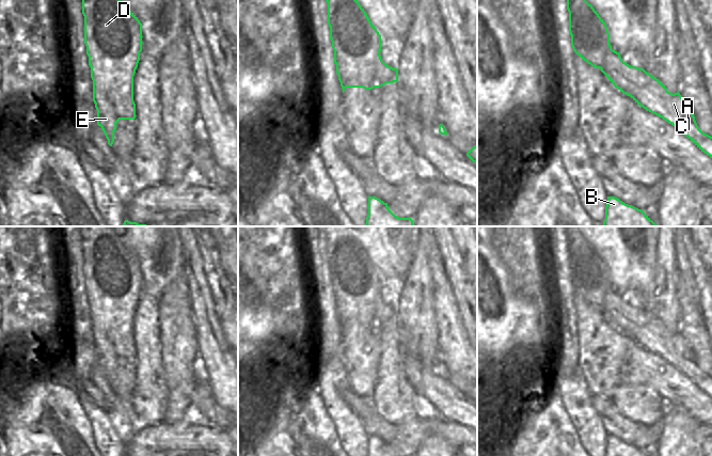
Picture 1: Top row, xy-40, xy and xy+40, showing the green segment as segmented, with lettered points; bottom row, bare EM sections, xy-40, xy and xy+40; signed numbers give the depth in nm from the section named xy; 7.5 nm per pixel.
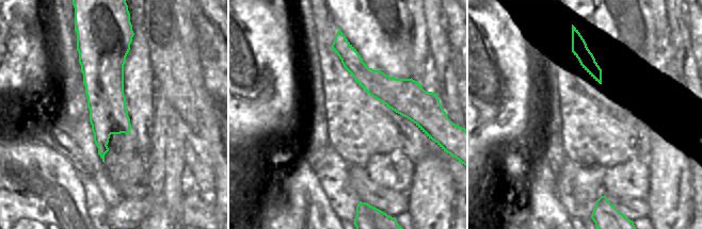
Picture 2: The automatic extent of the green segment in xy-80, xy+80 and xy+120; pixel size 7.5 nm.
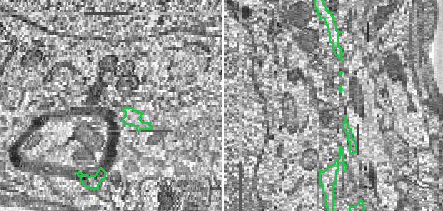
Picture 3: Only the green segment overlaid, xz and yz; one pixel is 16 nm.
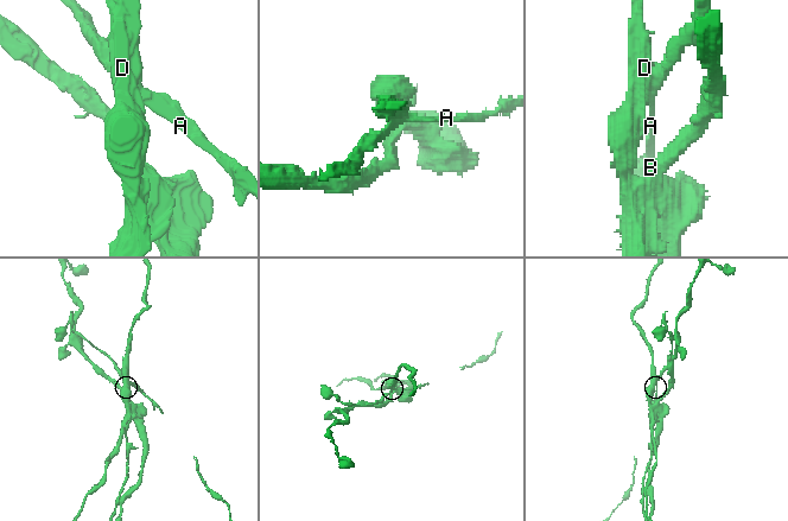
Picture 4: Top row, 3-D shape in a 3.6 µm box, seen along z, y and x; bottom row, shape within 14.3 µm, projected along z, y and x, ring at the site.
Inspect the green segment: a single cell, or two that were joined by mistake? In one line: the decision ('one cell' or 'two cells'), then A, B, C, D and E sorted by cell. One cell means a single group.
two cells; groups A C / B D E

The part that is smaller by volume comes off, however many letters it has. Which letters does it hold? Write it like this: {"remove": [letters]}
{"remove": ["A", "C"]}

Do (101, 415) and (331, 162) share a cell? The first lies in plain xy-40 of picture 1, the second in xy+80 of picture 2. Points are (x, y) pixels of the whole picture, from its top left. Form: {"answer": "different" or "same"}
{"answer": "same"}

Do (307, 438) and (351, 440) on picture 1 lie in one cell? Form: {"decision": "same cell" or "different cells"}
{"decision": "different cells"}

